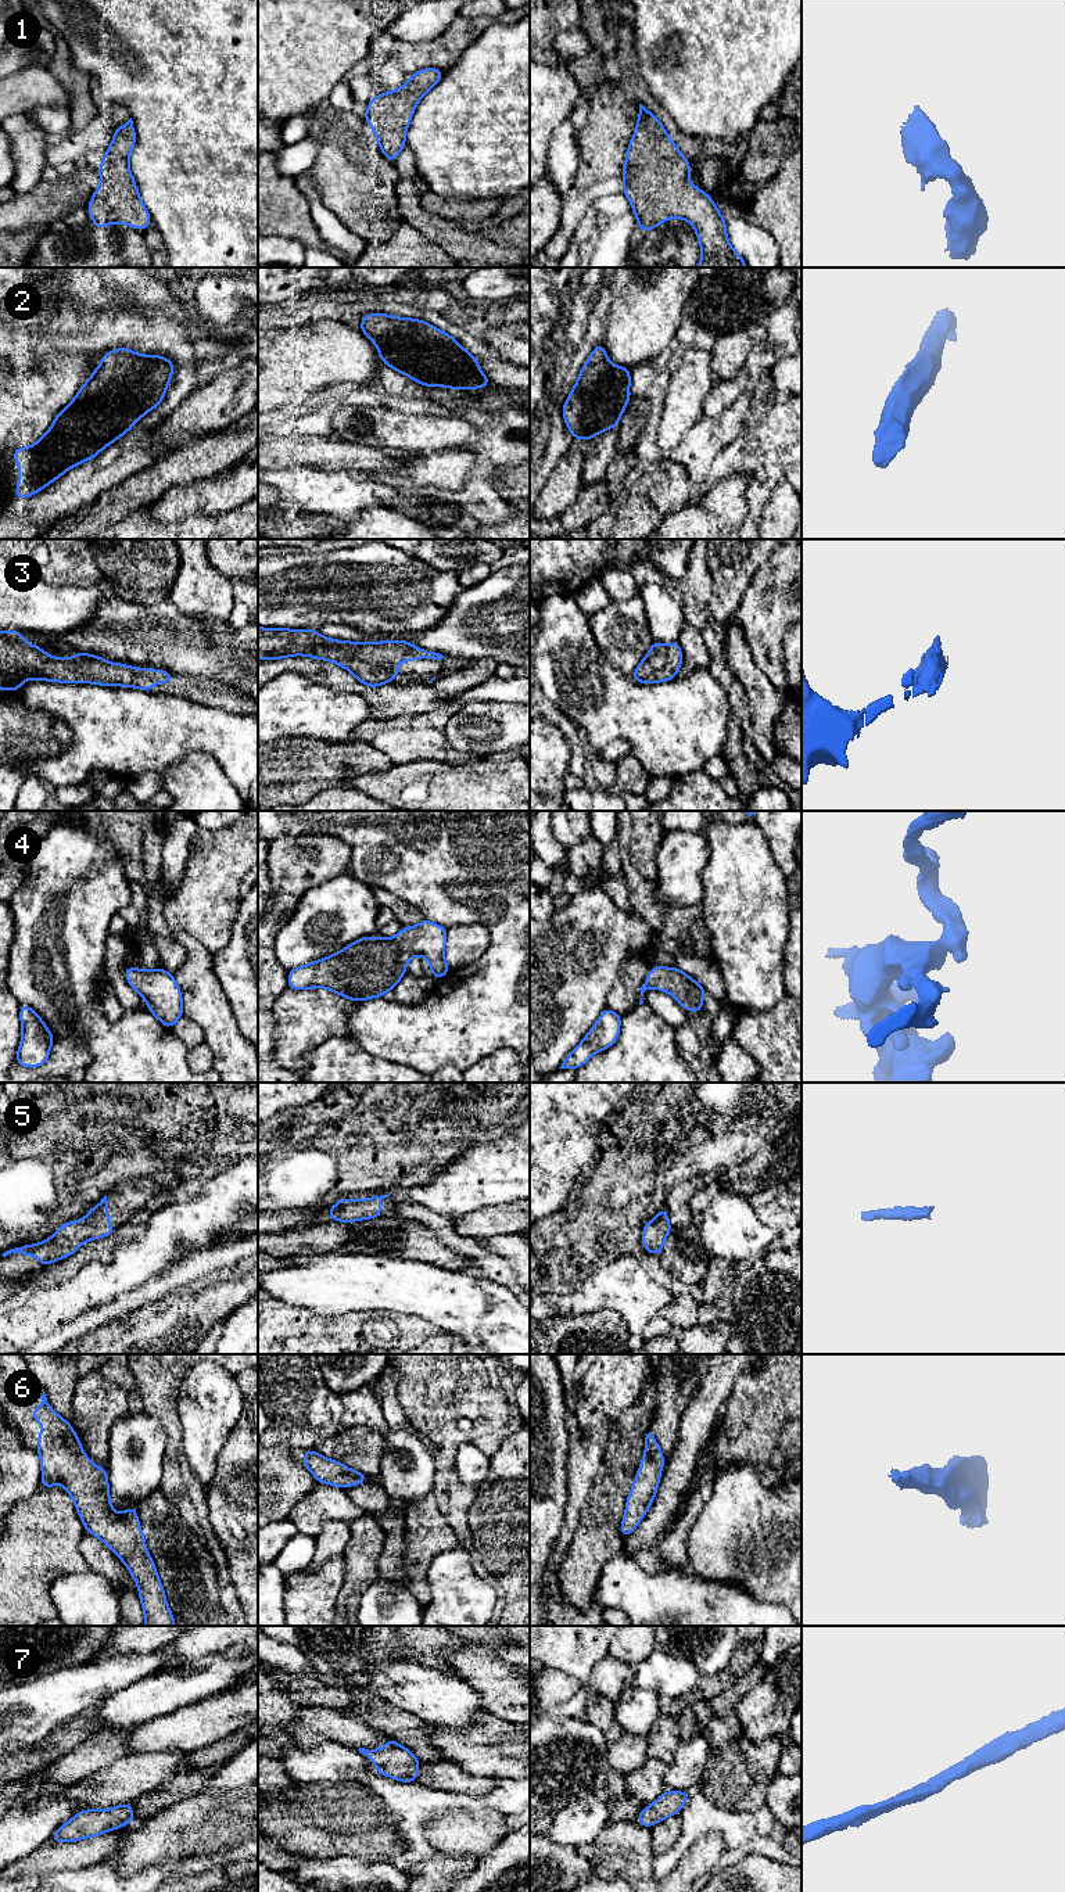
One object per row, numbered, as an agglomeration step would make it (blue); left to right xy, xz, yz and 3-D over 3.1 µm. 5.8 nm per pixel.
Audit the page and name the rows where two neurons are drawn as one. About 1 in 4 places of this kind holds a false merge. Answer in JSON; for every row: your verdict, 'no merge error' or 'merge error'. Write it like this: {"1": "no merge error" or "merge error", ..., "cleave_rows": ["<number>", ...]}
{"1": "no merge error", "2": "no merge error", "3": "no merge error", "4": "no merge error", "5": "no merge error", "6": "no merge error", "7": "no merge error", "cleave_rows": []}

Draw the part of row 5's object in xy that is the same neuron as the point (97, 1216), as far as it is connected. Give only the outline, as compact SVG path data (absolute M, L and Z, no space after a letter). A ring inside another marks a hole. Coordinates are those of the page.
M104 1196L97 1206L89 1210L83 1220L65 1223L51 1238L7 1250L1 1256L6 1257L11 1253L36 1256L40 1265L44 1267L73 1254L87 1241L111 1236L114 1231L115 1228L108 1221L108 1202Z

